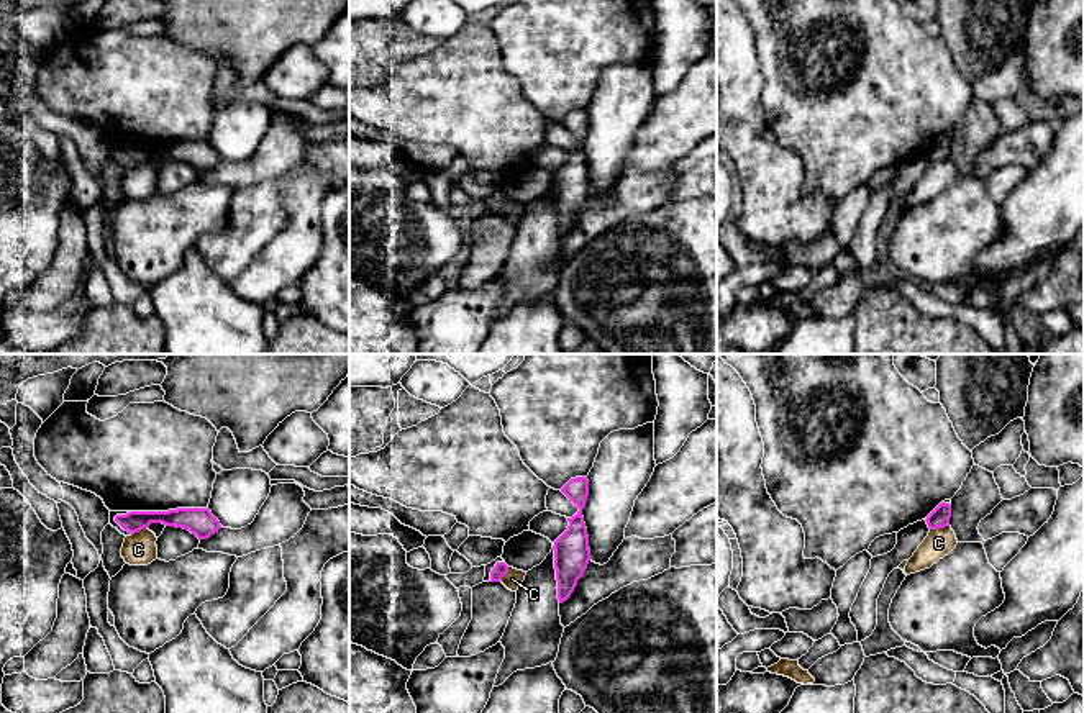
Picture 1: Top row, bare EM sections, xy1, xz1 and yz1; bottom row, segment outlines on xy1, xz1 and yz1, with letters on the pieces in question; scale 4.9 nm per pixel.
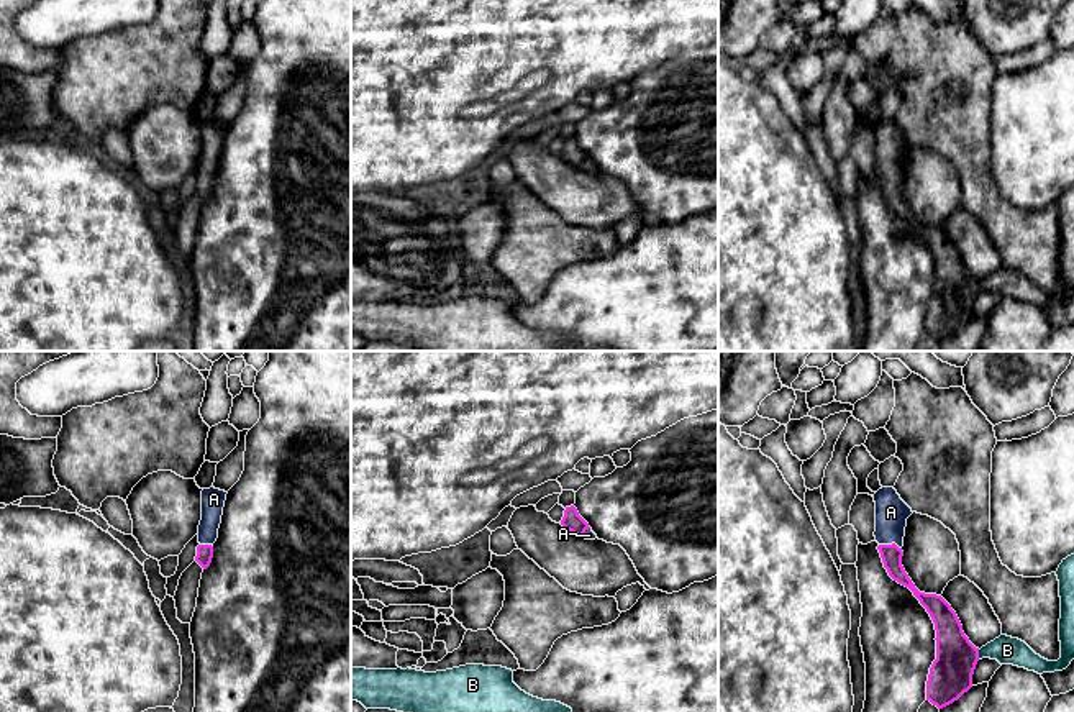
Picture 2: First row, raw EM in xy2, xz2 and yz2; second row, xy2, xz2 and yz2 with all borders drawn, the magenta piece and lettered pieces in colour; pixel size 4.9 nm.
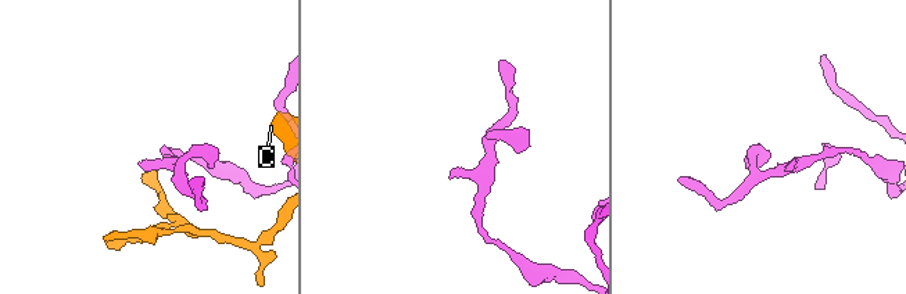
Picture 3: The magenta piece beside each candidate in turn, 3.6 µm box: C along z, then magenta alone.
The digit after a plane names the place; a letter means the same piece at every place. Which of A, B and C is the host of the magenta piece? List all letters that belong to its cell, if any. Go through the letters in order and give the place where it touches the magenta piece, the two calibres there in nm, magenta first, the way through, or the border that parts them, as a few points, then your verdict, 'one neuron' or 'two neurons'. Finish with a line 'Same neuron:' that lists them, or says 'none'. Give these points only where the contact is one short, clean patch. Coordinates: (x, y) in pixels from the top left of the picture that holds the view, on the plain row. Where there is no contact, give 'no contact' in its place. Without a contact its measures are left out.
A: meets magenta in yz2 at (892, 176); 100 nm thick on the magenta side, 160 nm on the other; runs through yz2 (891, 187), (892, 176), (891, 145); one neuron
B: meets magenta in yz2 at (978, 287); 220 nm thick on the magenta side, 140 nm on the other; border along yz2 (978, 282), (979, 291); two neurons
C: meets magenta in yz1 at (938, 159); 100 nm thick on the magenta side, 140 nm on the other; border along yz1 (948, 158), (930, 163); two neurons
Same neuron: A

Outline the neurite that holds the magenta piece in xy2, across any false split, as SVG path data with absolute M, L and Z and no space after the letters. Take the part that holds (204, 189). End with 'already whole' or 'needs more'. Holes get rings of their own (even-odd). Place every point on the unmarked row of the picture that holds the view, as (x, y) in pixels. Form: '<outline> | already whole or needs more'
M210 120L202 123L202 153L198 157L198 179L195 194L207 202L213 190L213 176L218 171L223 139L226 133L225 123Z | needs more

